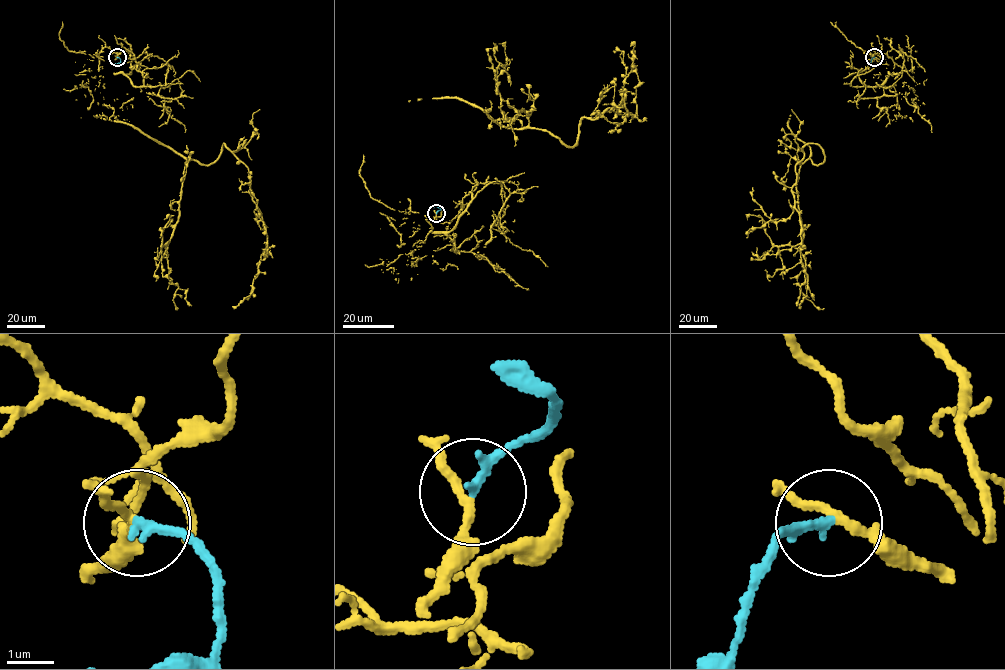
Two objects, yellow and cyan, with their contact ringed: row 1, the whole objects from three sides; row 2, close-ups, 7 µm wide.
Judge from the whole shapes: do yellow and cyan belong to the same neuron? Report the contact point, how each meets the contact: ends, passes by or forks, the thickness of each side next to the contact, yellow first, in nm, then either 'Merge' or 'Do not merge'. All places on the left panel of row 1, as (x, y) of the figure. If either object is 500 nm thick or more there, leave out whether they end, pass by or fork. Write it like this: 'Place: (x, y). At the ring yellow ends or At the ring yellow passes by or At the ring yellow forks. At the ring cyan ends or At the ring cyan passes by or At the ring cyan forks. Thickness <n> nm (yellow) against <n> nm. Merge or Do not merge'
Place: (117, 57). At the ring yellow passes by. At the ring cyan ends. Thickness 170 nm (yellow) against 200 nm. Merge

